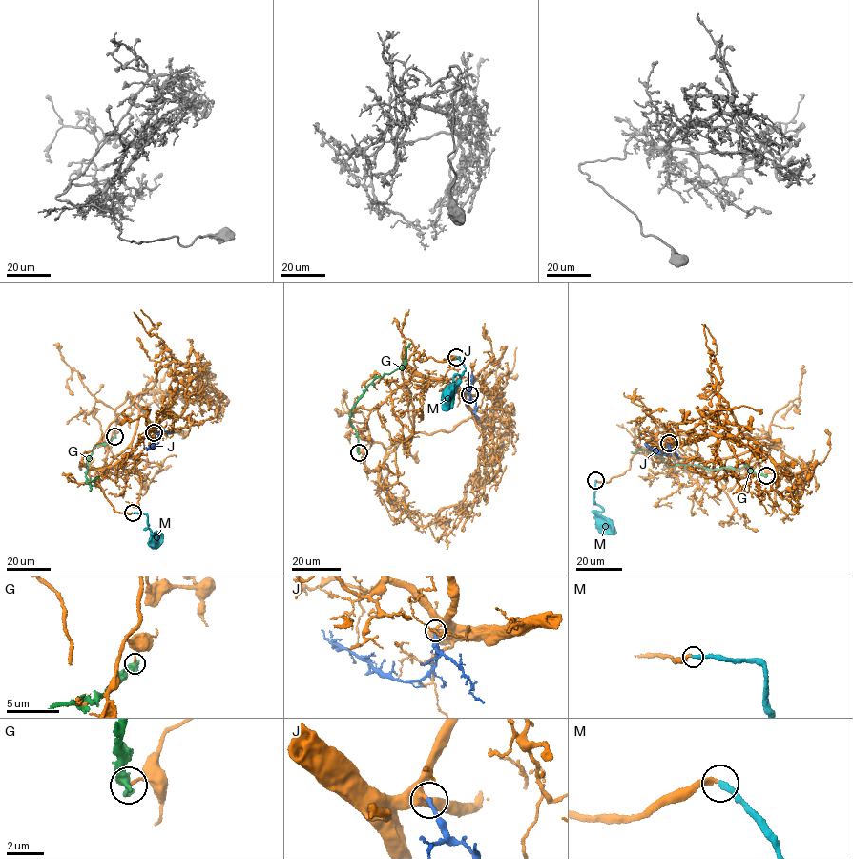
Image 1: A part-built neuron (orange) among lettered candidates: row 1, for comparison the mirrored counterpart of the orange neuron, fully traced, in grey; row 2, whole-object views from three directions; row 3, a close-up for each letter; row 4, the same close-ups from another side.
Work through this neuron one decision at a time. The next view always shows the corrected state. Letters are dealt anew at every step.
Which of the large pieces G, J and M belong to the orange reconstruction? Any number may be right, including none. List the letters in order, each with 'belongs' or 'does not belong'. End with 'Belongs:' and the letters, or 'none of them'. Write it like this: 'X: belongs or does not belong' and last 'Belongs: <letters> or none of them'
G: does not belong
J: belongs
M: belongs
Belongs: J, M

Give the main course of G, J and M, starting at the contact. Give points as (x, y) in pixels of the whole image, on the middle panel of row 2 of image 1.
G: (359, 452), (358, 437), (349, 419), (350, 409), (367, 385), (404, 365), (409, 343)
J: (469, 394), (472, 374)
M: (456, 357), (467, 368), (461, 375), (454, 375), (453, 385), (458, 383), (442, 409)

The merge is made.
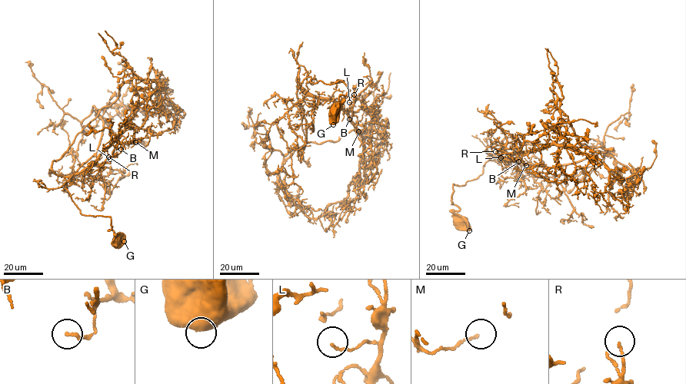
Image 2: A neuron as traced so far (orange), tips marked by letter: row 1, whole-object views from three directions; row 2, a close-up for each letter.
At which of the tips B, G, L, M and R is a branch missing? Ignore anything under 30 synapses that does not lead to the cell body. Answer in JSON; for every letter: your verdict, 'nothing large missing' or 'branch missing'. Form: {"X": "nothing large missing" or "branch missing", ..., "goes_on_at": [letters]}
{"B": "nothing large missing", "G": "nothing large missing", "L": "nothing large missing", "M": "nothing large missing", "R": "nothing large missing", "goes_on_at": []}

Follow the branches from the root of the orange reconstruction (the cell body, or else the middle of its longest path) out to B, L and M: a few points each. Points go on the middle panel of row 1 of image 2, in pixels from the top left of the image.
B: (334, 111), (350, 91), (344, 84), (303, 80), (298, 87), (351, 110), (349, 119)
L: (334, 111), (350, 91), (344, 84), (303, 80), (298, 87), (351, 116), (349, 102)
M: (334, 111), (350, 91), (344, 84), (303, 80), (298, 87), (352, 110), (358, 131)

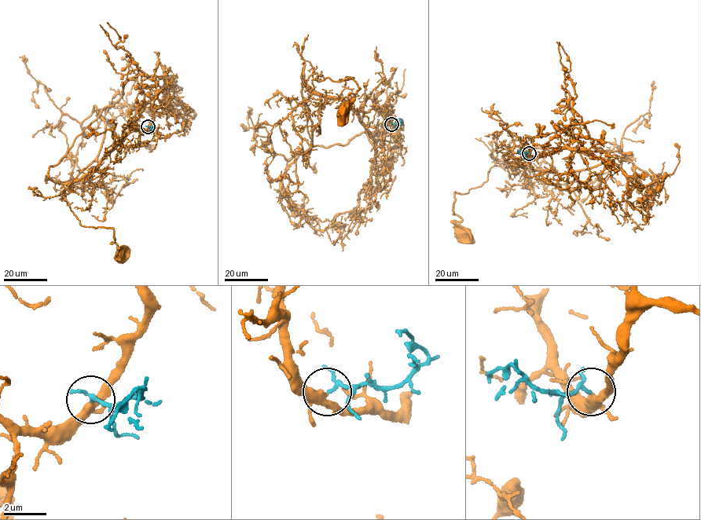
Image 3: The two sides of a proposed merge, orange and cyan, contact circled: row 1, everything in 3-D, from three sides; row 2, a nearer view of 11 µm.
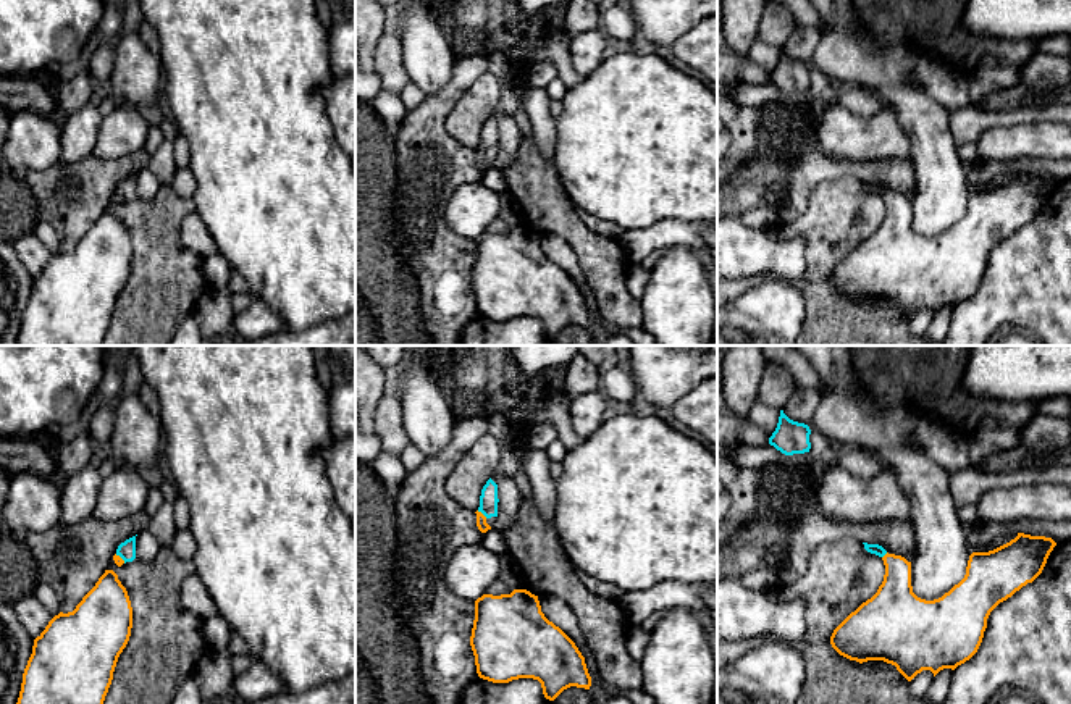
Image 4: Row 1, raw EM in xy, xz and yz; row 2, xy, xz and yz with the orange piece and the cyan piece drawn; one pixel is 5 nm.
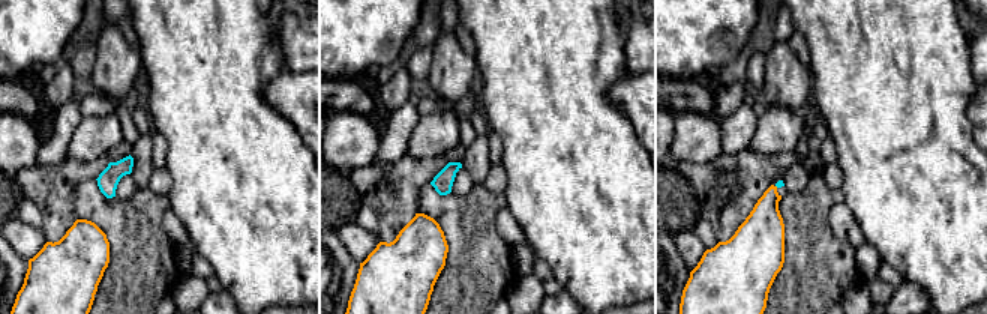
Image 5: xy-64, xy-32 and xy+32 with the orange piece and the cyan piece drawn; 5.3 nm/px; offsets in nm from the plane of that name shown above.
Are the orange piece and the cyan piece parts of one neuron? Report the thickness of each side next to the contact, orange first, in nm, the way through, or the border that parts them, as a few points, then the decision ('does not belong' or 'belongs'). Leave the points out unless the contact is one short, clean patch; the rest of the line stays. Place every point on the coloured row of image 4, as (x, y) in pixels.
60/100 nm | across xz (483, 527), (480, 512), (488, 501) | belongs

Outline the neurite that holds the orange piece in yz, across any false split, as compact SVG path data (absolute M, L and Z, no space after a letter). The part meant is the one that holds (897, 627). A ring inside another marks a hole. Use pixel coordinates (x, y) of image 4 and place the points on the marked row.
M1018 533L1014 539L993 551L972 552L964 578L942 597L926 601L913 593L911 562L888 554L879 544L863 544L867 552L884 560L884 581L871 599L834 630L830 644L840 656L859 664L867 660L892 664L908 681L922 670L930 670L935 677L943 668L955 670L969 660L982 643L990 612L1034 581L1056 546L1052 538Z

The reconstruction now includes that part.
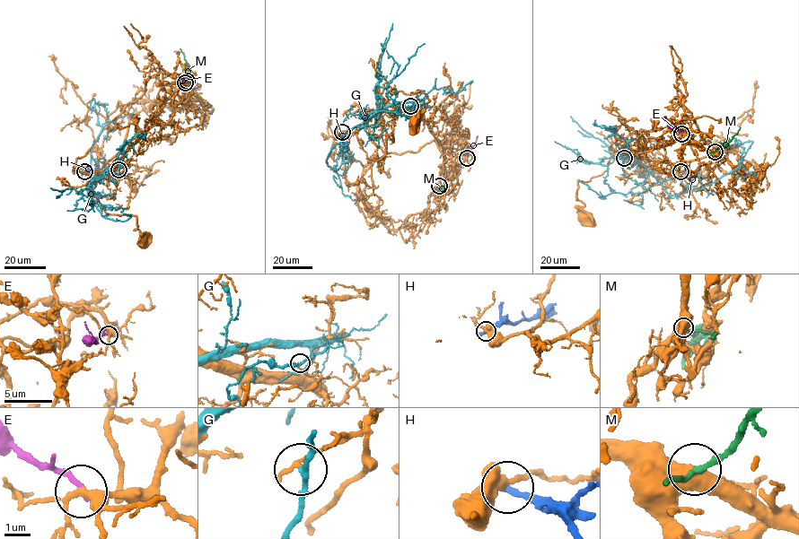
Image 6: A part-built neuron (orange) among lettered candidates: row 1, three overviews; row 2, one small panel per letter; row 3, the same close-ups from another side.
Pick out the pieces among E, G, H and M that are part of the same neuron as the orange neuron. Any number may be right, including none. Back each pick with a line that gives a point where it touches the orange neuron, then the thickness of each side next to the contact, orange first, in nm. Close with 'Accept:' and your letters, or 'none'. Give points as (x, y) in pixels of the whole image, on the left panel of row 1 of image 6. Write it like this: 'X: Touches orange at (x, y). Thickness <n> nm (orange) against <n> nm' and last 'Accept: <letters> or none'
M: Touches orange at (185, 82). Thickness 500 nm (orange) against 160 nm
Accept: M

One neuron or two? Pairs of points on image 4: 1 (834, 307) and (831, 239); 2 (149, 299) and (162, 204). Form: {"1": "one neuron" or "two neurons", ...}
{"1": "one neuron", "2": "one neuron"}

